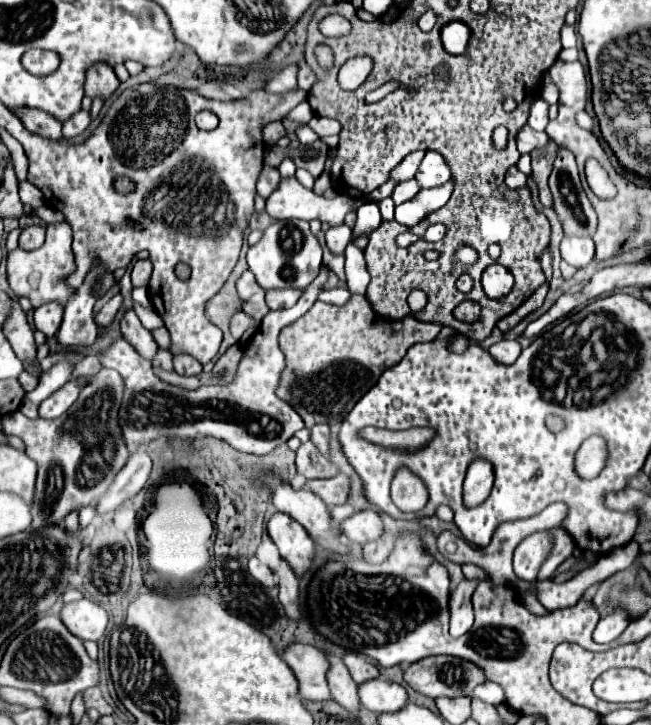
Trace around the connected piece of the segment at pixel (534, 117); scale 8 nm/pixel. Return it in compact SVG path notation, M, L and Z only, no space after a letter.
M538 98L532 108L530 108L530 118L528 118L528 124L534 128L534 130L544 130L546 124L548 124L548 102Z

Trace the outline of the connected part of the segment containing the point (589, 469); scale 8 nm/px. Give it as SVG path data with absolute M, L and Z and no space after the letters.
M590 436L580 446L574 460L578 478L590 480L590 478L596 478L600 474L600 470L604 468L604 462L606 462L606 448L604 446L606 444L604 444L604 440L600 436Z

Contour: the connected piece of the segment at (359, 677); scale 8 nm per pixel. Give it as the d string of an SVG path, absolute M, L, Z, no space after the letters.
M350 652L342 660L344 660L346 668L350 670L356 684L362 684L362 682L366 682L370 678L376 678L380 674L378 666L368 656L362 656L360 652Z

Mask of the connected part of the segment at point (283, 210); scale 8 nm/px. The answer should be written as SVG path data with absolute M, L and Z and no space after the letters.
M290 178L290 180L282 180L278 190L266 200L266 212L276 220L318 218L320 222L328 222L330 226L336 226L344 222L344 216L348 212L358 210L358 206L362 204L364 204L362 198L352 198L342 194L332 200L320 198L312 190L302 188L302 184L296 178Z

